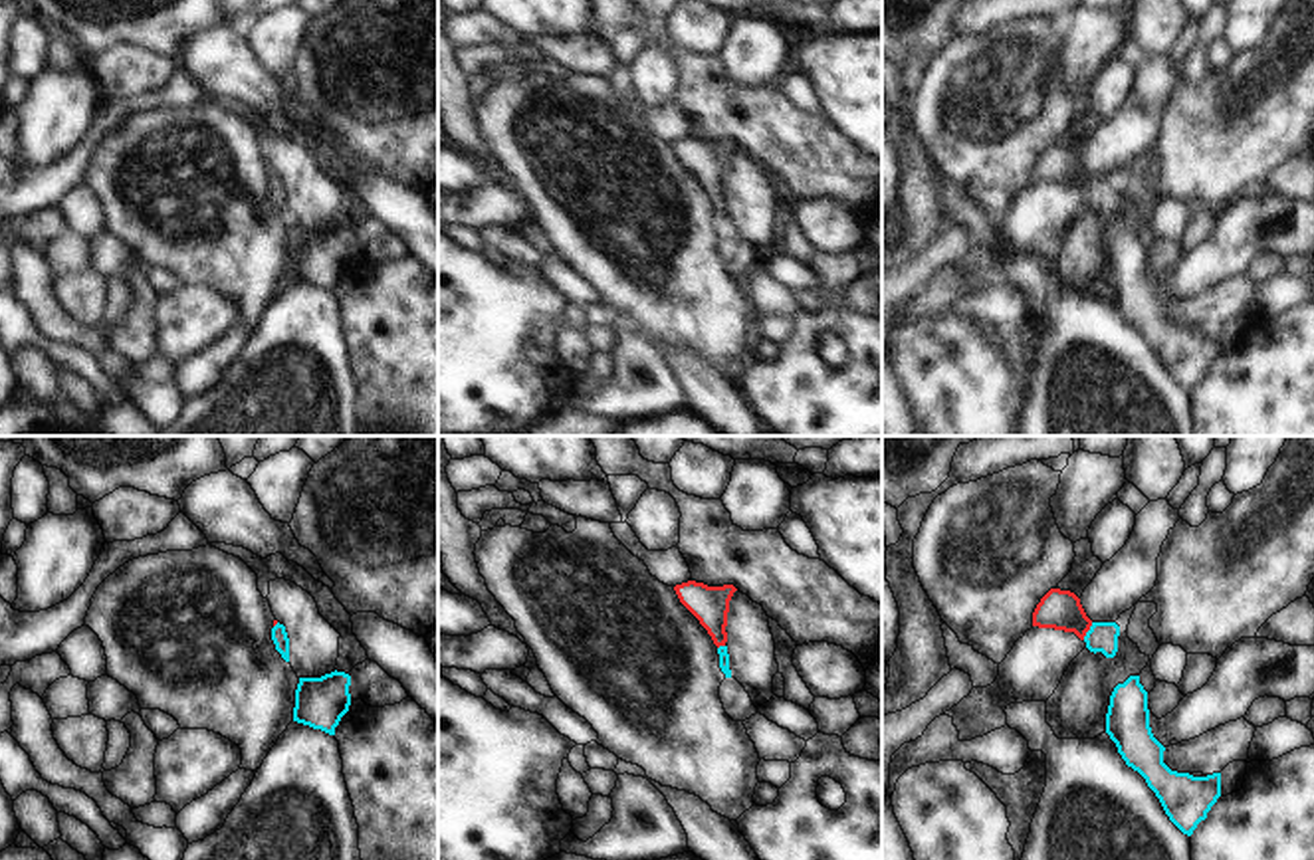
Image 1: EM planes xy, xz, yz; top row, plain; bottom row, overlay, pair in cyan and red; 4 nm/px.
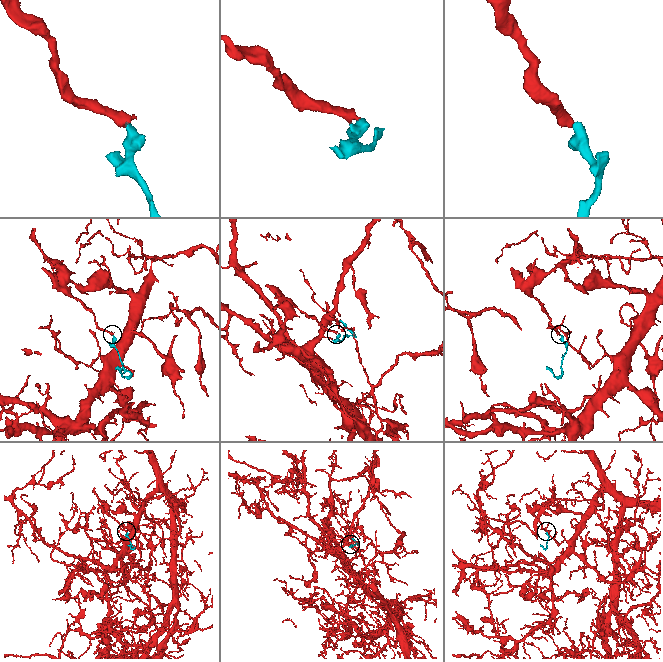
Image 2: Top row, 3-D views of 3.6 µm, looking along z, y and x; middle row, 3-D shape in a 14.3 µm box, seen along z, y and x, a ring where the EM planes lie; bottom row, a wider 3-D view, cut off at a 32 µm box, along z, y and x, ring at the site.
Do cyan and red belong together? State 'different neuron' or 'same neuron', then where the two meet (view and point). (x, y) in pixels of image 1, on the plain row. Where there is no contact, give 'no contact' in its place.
same neuron; contact yz (1089, 187)

